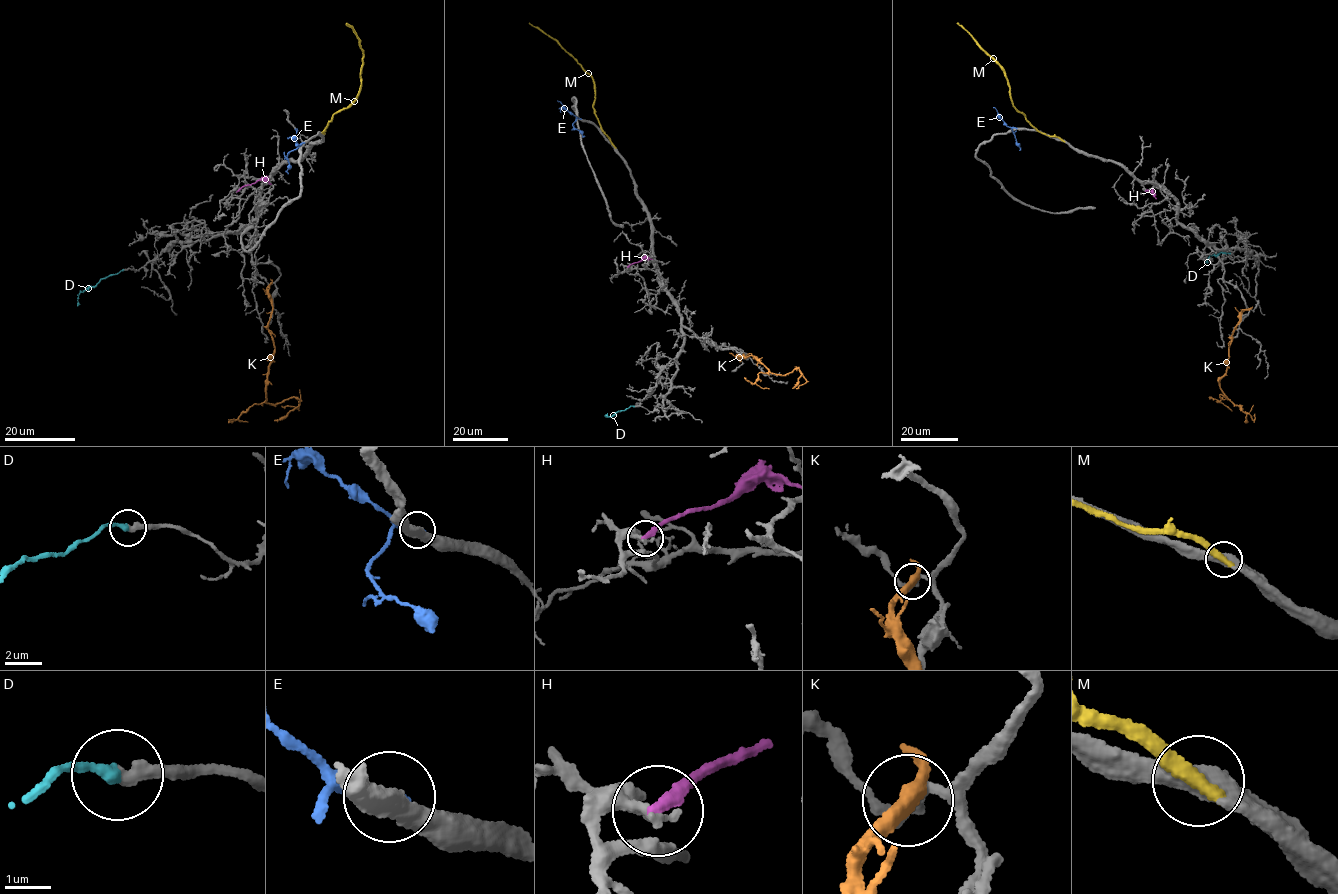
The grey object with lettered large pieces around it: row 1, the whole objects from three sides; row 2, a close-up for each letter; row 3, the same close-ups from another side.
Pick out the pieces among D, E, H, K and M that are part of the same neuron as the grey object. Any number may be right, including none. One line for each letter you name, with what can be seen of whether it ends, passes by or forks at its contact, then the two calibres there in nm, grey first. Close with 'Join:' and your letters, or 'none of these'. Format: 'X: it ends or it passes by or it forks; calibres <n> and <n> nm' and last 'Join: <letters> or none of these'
D: it ends; calibres 340 and 240 nm
M: it ends; calibres 500 and 400 nm
Join: D, M

